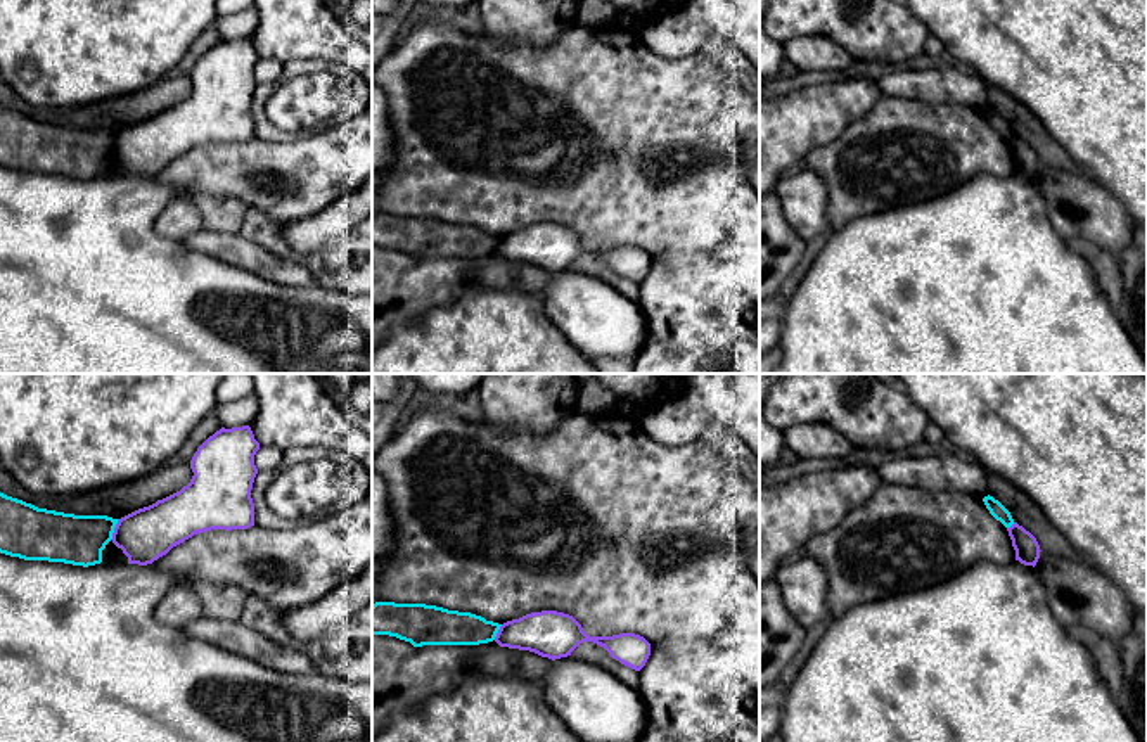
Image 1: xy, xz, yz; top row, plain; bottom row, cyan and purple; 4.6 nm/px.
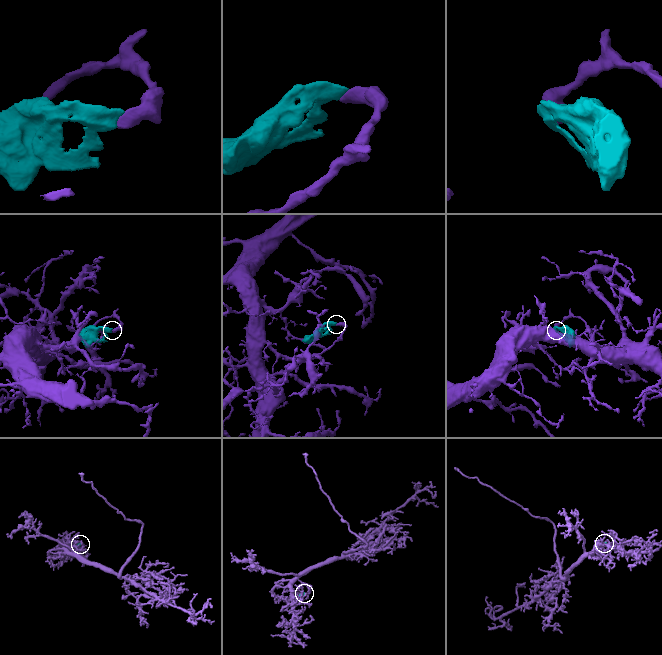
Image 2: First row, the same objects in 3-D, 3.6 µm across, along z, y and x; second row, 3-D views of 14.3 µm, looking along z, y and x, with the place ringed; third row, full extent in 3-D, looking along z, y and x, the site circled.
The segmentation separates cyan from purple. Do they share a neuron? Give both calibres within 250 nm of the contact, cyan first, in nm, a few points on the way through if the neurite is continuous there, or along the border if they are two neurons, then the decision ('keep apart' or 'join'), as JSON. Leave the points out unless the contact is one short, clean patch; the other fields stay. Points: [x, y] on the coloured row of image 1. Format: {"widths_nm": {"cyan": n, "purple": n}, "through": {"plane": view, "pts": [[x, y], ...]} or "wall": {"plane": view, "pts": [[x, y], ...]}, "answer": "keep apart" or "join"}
{"widths_nm": {"cyan": 240, "purple": 240}, "wall": {"plane": "xy", "pts": [[118, 519], [111, 538]]}, "answer": "keep apart"}

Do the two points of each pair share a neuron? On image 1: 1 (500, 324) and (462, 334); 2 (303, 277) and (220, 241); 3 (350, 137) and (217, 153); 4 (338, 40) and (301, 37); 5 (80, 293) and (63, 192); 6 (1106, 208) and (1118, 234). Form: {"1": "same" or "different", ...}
{"1": "same", "2": "same", "3": "same", "4": "same", "5": "same", "6": "same"}

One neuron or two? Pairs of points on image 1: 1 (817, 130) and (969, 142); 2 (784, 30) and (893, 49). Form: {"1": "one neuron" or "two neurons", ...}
{"1": "two neurons", "2": "one neuron"}

